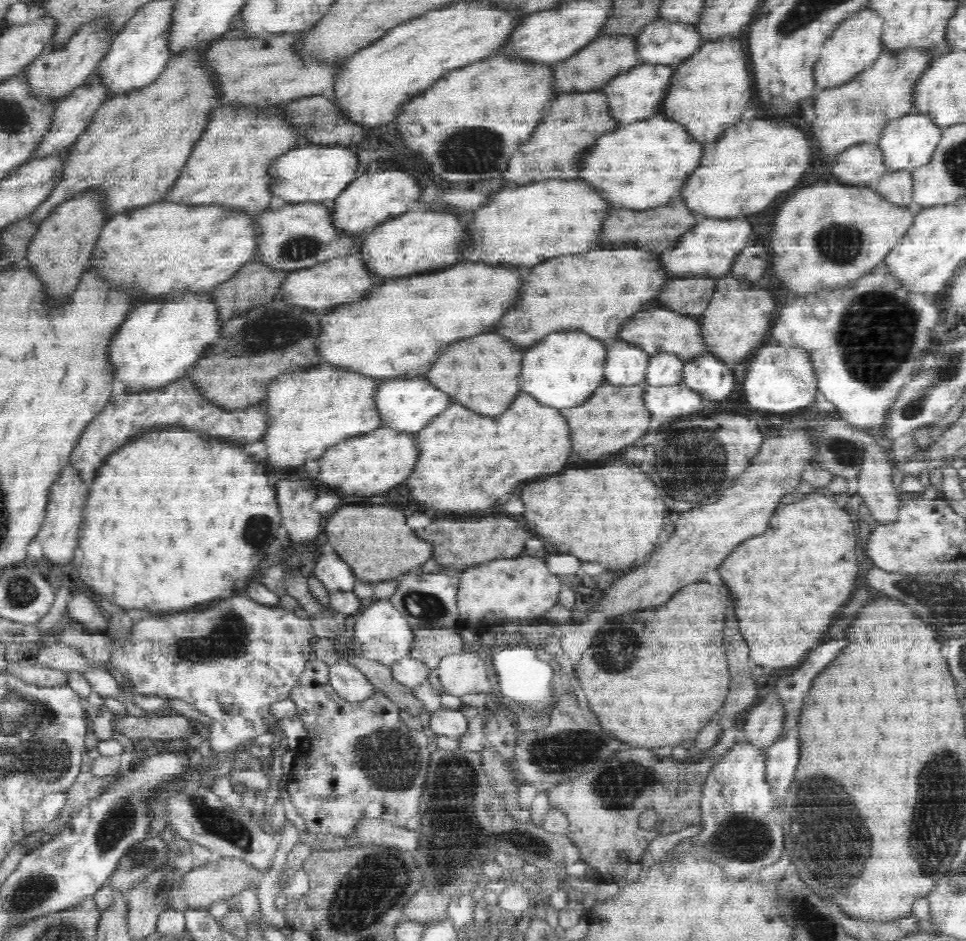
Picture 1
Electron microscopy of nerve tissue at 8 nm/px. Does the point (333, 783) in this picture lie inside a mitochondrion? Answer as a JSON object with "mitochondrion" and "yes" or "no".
{"mitochondrion":"no"}

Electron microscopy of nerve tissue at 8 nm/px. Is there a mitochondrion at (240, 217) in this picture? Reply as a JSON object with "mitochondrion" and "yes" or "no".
{"mitochondrion":"no"}

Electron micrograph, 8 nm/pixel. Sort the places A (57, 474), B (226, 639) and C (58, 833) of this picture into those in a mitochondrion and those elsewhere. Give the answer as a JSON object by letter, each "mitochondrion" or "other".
{"A":"other","B":"mitochondrion","C":"other"}

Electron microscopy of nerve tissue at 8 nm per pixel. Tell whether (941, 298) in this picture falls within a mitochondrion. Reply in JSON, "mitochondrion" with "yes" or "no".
{"mitochondrion":"no"}

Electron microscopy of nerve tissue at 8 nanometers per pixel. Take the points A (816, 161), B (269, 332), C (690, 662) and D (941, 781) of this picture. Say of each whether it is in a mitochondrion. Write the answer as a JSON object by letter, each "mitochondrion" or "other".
{"A":"other","B":"mitochondrion","C":"other","D":"mitochondrion"}

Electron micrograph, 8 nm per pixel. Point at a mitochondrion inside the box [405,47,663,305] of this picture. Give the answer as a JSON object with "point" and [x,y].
{"point":[454,152]}

